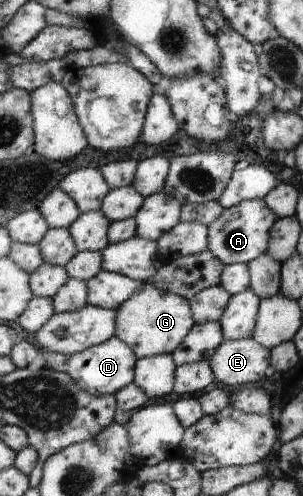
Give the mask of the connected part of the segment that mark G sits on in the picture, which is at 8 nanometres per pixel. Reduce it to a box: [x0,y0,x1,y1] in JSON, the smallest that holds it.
[117,281,197,358]

